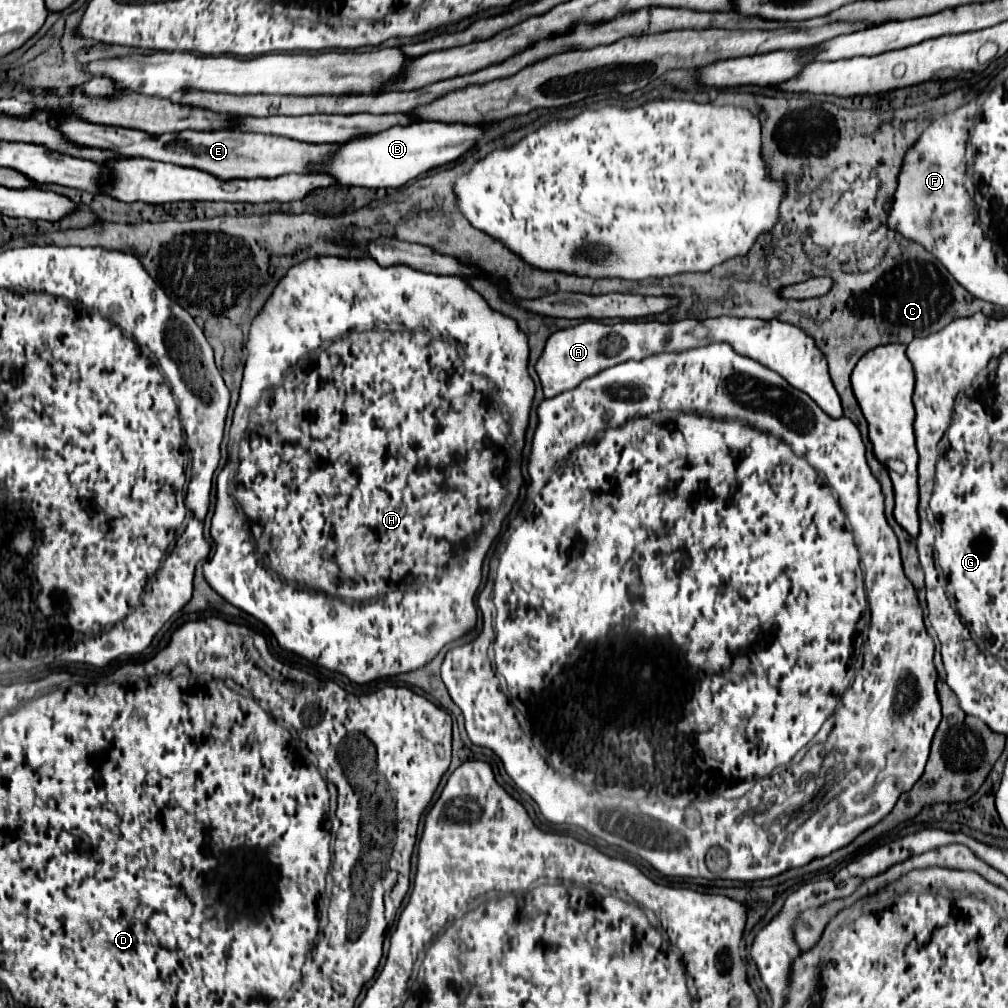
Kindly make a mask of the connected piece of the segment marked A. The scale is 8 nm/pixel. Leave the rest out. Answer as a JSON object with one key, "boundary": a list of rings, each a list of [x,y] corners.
{"boundary":[[[682,319],[682,321],[676,321],[676,323],[658,323],[658,321],[620,321],[616,325],[604,325],[600,321],[584,321],[576,327],[570,327],[570,329],[560,329],[556,333],[552,333],[544,345],[544,351],[540,355],[540,359],[536,361],[534,369],[540,377],[540,383],[542,383],[542,391],[544,391],[544,397],[550,399],[550,397],[556,397],[564,391],[570,391],[574,387],[578,387],[584,379],[608,369],[608,367],[614,367],[616,363],[624,363],[628,359],[644,359],[644,357],[650,357],[654,353],[662,353],[662,351],[686,351],[686,349],[692,349],[692,347],[698,347],[698,345],[704,345],[702,339],[698,339],[692,331],[694,327],[698,325],[696,319]]]}

